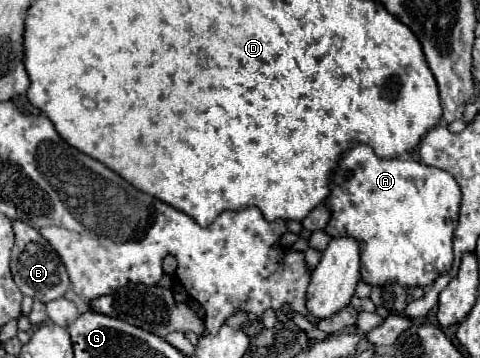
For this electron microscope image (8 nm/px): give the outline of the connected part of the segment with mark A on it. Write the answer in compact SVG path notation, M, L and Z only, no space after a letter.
M357 144L339 158L329 184L331 194L327 208L331 212L331 220L325 226L325 232L331 238L347 236L361 242L359 250L363 282L371 286L397 282L403 288L423 288L431 286L437 276L449 274L453 266L453 230L457 226L461 206L461 190L449 172L417 160L383 160L375 156L373 148L367 144Z

